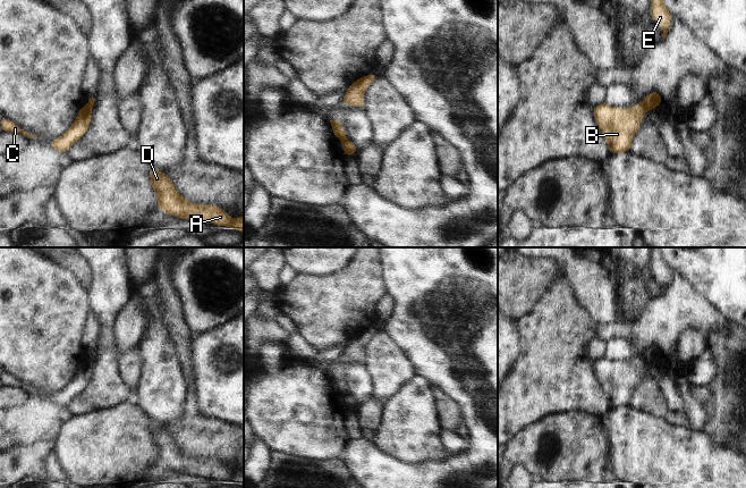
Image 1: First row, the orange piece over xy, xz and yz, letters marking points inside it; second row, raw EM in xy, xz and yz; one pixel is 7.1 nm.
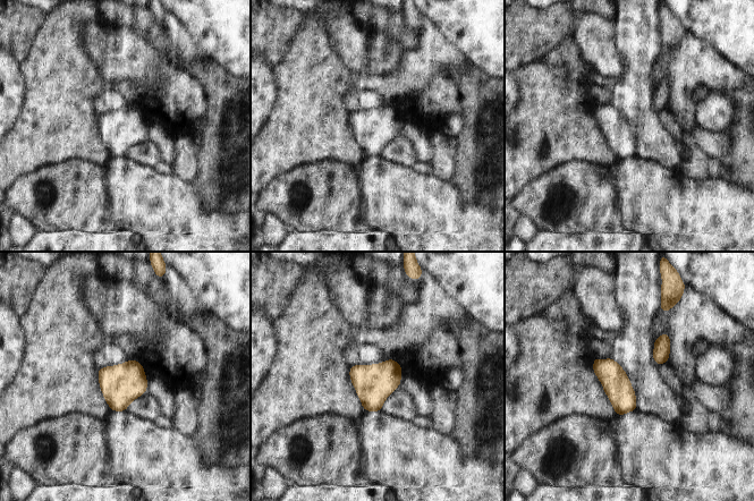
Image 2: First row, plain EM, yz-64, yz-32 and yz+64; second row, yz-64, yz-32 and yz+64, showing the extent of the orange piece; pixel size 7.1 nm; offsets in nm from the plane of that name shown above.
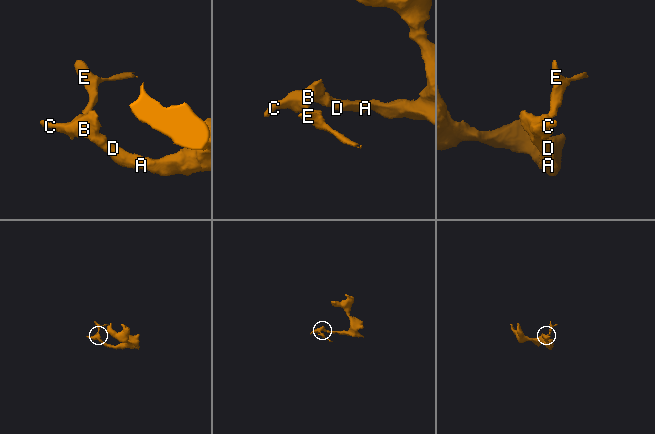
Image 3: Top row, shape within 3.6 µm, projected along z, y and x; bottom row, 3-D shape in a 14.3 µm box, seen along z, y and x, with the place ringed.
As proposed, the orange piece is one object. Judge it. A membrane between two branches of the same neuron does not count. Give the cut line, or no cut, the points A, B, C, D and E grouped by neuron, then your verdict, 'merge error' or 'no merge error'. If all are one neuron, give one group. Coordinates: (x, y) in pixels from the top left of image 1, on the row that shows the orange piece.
cut yz (641, 103), (645, 110); groups A B C D / E; merge error

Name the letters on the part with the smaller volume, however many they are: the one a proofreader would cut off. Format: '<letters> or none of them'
E

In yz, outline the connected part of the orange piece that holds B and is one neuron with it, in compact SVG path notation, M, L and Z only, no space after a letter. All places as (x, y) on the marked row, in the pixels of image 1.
M607 102L593 106L593 113L611 154L627 153L630 142L639 128L645 108L642 103L622 109Z

